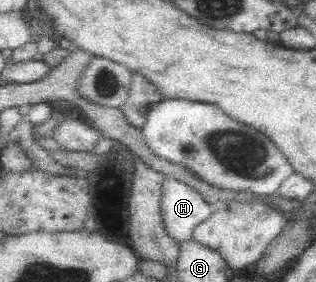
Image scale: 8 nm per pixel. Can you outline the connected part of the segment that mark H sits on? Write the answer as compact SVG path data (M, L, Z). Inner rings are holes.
M166 175L162 184L160 215L164 231L177 245L189 242L193 230L211 216L214 206L197 189Z

